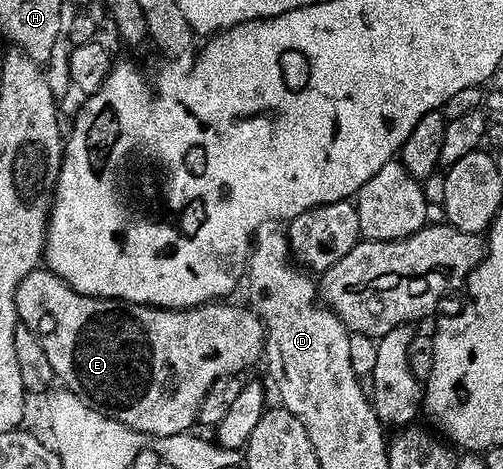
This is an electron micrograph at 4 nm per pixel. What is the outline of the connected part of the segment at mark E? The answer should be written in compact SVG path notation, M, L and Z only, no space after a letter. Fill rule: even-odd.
M39 270L20 282L16 306L19 321L27 324L32 334L40 338L40 346L44 346L54 375L65 391L76 394L100 414L111 416L147 438L155 436L159 441L190 432L198 424L198 415L204 406L204 398L208 398L208 390L212 390L218 380L229 376L241 377L241 372L261 365L266 354L266 325L262 317L249 307L233 308L230 302L171 310L126 304L123 300L97 300L95 296L81 296L53 272ZM146 336L150 339L150 352L154 355L154 377L147 392Z

